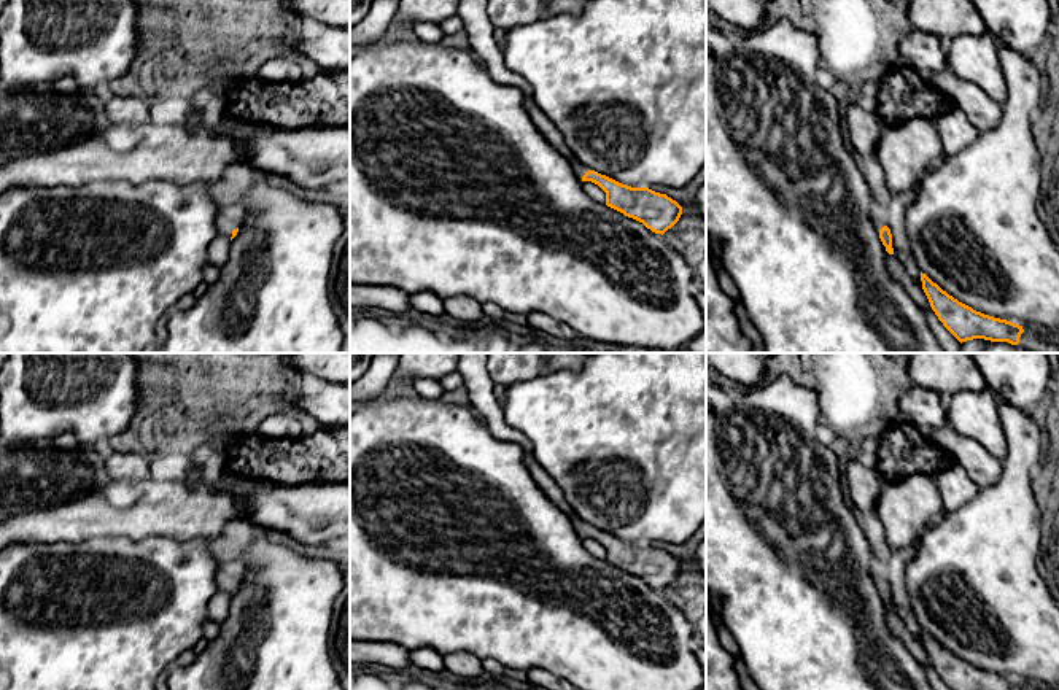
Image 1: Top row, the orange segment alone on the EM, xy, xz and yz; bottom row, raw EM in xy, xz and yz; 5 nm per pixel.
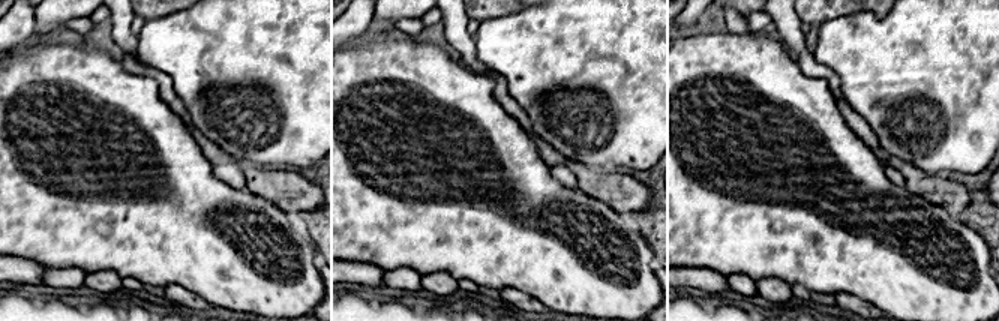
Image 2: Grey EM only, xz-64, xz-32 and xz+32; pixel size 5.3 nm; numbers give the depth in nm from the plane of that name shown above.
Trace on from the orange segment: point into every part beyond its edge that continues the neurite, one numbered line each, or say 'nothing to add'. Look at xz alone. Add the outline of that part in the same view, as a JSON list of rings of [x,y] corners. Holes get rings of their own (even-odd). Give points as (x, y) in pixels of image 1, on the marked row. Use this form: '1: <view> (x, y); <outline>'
1: xz (579, 169); [[[574,154],[569,157],[569,164],[572,167],[574,175],[582,181],[582,176],[592,170],[587,165],[584,165]]]

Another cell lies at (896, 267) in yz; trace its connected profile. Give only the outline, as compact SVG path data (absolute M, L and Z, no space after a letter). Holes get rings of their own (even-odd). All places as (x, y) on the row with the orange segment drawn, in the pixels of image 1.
M886 251L886 266L890 275L906 289L910 297L921 307L930 307L930 302L924 289L910 277L905 266L894 256Z

